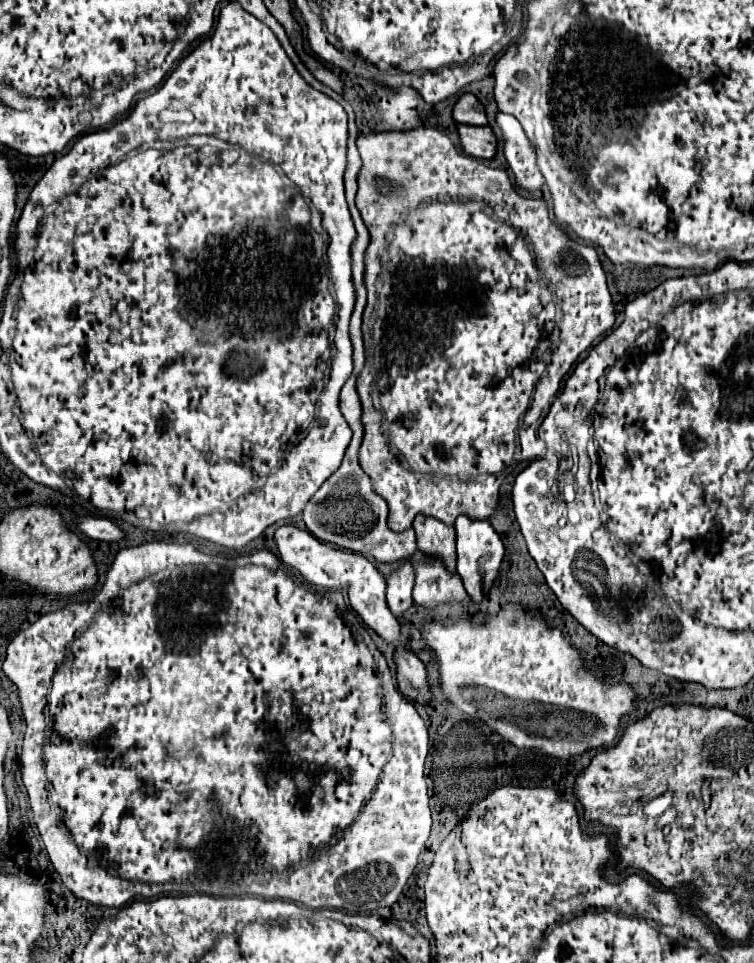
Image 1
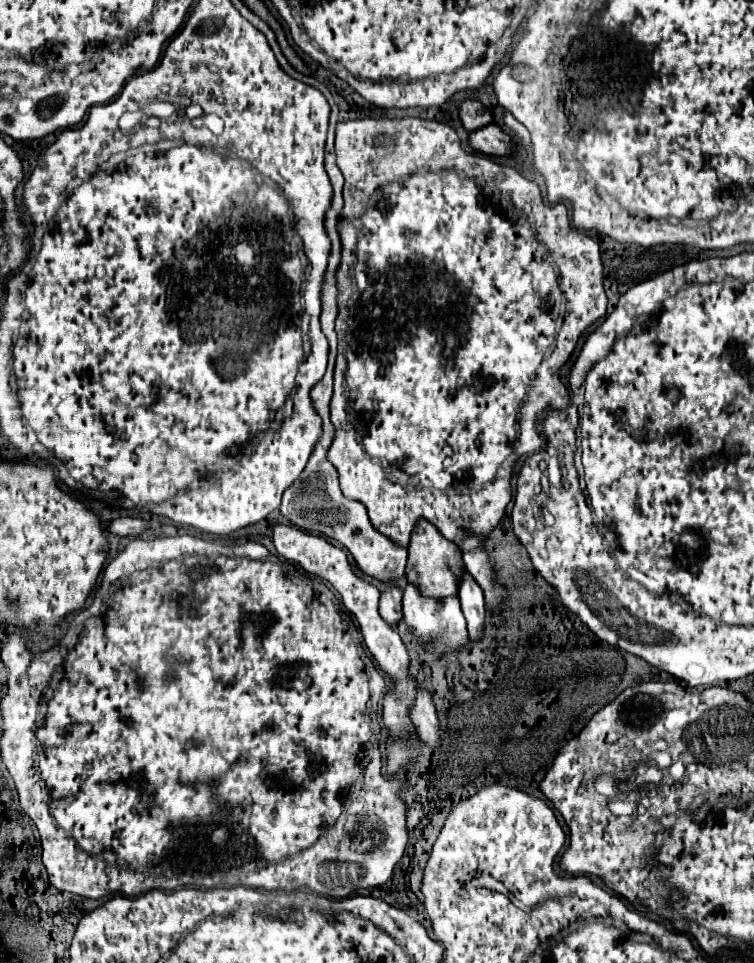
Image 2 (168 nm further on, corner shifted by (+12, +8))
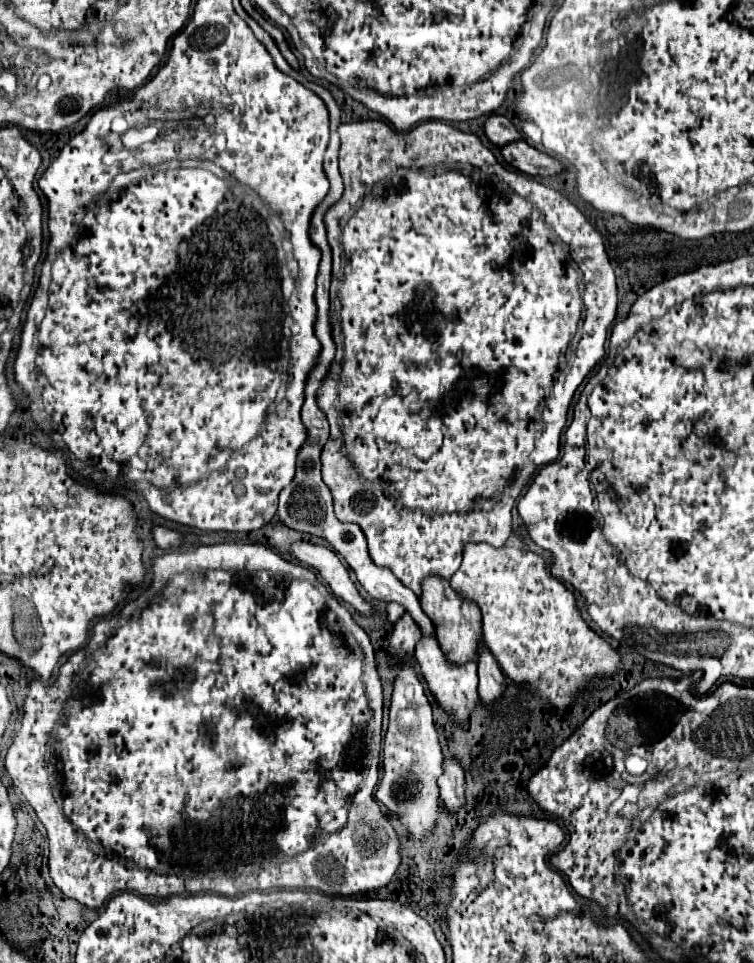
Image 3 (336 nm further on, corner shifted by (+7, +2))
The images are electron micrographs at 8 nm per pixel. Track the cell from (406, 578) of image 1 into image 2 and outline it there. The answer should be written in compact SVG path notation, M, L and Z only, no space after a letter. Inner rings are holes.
M392 586L380 598L380 616L388 624L398 624L402 620L402 590Z

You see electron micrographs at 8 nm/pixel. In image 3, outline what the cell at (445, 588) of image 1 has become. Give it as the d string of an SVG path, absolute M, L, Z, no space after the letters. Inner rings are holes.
M435 634L419 638L419 642L415 646L415 658L417 658L417 662L421 666L421 674L427 680L429 690L437 698L437 702L447 712L451 712L455 722L465 724L469 720L469 714L471 714L475 702L477 702L477 664L473 660L469 660L469 662L465 662L461 666L453 664L447 658L447 654L443 652L443 648L441 648L441 644L439 644Z

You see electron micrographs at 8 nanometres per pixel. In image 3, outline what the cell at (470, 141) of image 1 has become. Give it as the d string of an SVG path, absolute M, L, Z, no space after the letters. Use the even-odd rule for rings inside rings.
M525 140L505 144L501 148L501 156L505 158L507 164L529 176L555 176L561 170L561 164L557 160L529 146Z

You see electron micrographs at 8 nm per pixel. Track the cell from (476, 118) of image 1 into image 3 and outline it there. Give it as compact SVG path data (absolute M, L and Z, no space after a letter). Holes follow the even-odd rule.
M491 114L487 118L483 132L489 138L489 142L493 142L495 146L505 146L505 144L521 138L521 132L517 132L517 128L511 124L511 120L507 120L505 116L499 116L499 114Z

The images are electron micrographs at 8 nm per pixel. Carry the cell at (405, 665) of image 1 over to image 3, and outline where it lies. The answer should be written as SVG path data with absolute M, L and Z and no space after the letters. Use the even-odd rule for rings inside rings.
M447 756L443 760L443 776L439 778L439 790L441 790L441 800L447 806L447 810L455 812L465 804L465 794L463 794L463 768L457 758Z

